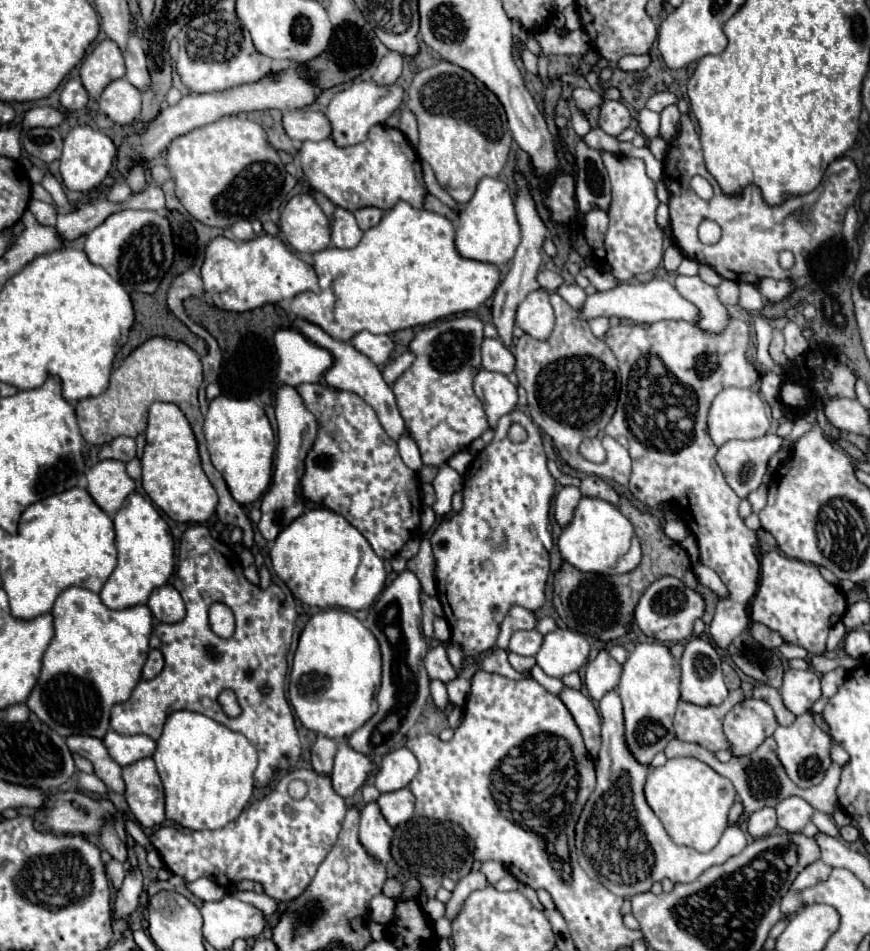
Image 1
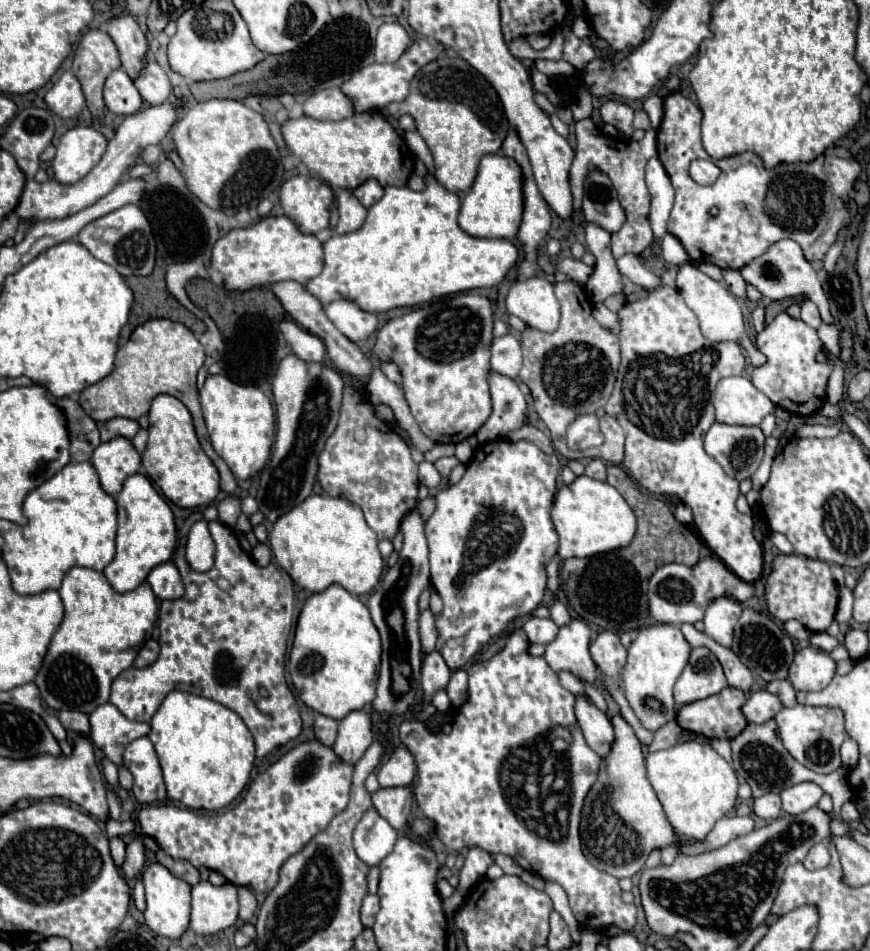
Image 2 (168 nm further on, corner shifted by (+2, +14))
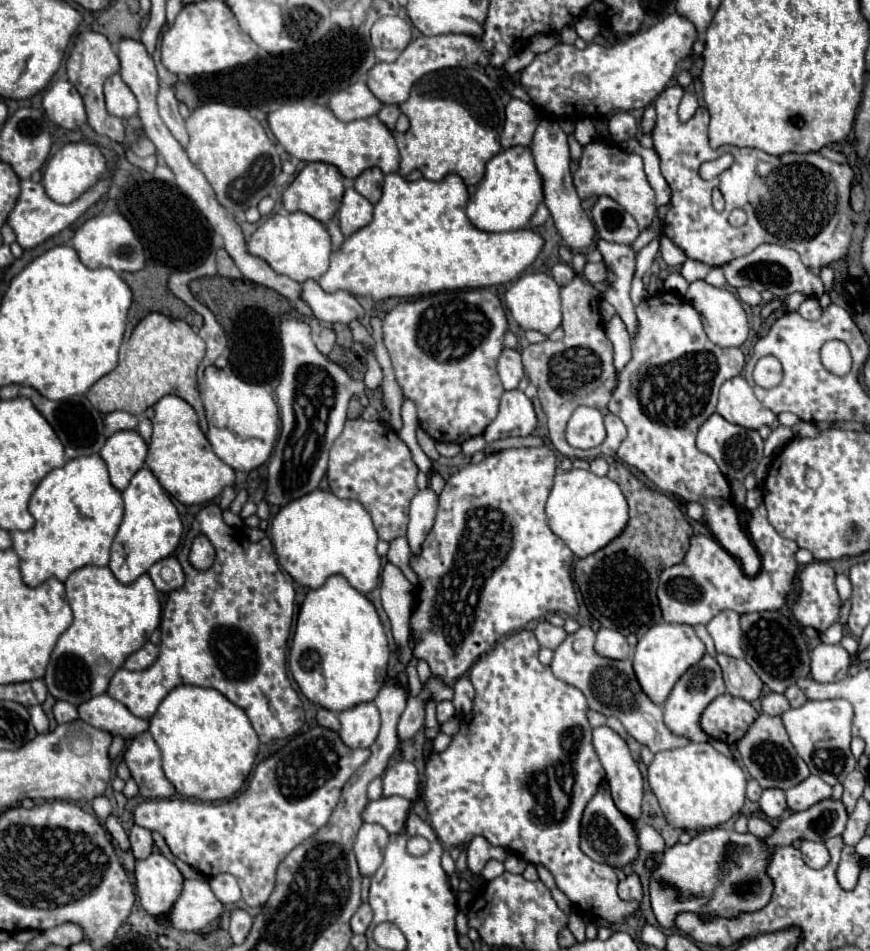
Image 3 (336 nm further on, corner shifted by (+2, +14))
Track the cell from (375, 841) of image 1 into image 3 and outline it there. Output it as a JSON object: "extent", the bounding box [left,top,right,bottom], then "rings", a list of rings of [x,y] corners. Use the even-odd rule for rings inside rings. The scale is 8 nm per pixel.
{"extent":[353,822,389,876],"rings":[[[365,822],[359,828],[355,844],[353,844],[353,852],[357,856],[359,870],[363,876],[375,874],[375,870],[381,866],[387,838],[389,838],[387,830],[383,830],[383,826],[379,826],[379,824]]]}

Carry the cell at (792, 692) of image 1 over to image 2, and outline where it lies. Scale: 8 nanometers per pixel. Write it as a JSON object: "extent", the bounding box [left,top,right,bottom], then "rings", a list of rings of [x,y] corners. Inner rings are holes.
{"extent":[789,646,837,690],"rings":[[[807,646],[795,654],[789,682],[795,686],[795,690],[823,690],[831,682],[835,672],[837,662],[829,656],[829,652]]]}

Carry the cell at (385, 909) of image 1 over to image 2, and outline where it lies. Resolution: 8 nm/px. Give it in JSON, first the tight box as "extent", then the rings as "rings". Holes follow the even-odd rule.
{"extent":[361,894,379,928],"rings":[[[367,894],[361,906],[361,924],[365,928],[371,928],[375,922],[375,914],[379,912],[379,896],[377,894]]]}

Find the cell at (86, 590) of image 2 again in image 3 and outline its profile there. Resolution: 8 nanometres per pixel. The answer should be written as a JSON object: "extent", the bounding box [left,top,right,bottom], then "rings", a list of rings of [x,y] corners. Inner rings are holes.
{"extent":[43,566,161,706],"rings":[[[83,566],[71,572],[71,576],[65,580],[65,592],[73,610],[73,622],[57,640],[43,682],[55,700],[65,700],[73,706],[81,706],[83,702],[107,692],[113,674],[125,664],[125,660],[133,652],[137,652],[145,644],[147,634],[159,626],[161,602],[149,574],[143,574],[131,584],[121,584],[109,568],[99,566]]]}

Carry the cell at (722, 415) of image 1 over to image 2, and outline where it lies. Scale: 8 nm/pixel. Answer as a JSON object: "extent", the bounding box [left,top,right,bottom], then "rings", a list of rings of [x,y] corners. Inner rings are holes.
{"extent":[715,376,775,426],"rings":[[[733,376],[723,378],[715,392],[715,414],[717,422],[759,426],[767,414],[775,412],[775,404],[761,394],[749,378]]]}

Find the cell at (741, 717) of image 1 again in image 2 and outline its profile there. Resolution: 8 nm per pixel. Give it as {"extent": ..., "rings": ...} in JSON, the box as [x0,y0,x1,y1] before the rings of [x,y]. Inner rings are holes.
{"extent":[743,690,783,724],"rings":[[[755,690],[749,694],[745,706],[743,706],[743,714],[747,714],[749,722],[755,724],[763,724],[771,718],[775,718],[775,714],[783,708],[783,704],[779,702],[779,698],[767,690]]]}

